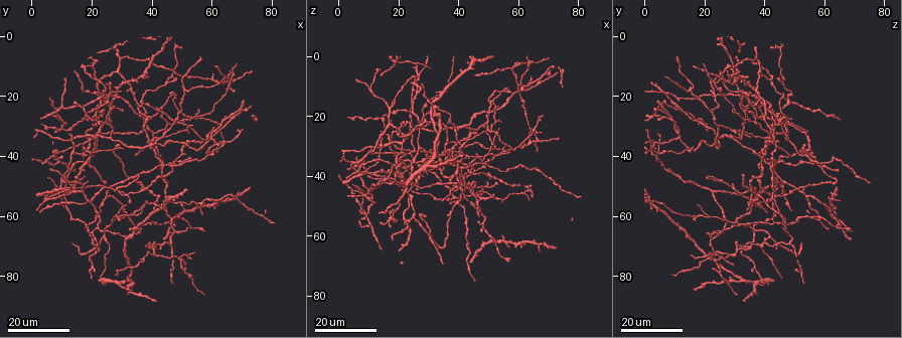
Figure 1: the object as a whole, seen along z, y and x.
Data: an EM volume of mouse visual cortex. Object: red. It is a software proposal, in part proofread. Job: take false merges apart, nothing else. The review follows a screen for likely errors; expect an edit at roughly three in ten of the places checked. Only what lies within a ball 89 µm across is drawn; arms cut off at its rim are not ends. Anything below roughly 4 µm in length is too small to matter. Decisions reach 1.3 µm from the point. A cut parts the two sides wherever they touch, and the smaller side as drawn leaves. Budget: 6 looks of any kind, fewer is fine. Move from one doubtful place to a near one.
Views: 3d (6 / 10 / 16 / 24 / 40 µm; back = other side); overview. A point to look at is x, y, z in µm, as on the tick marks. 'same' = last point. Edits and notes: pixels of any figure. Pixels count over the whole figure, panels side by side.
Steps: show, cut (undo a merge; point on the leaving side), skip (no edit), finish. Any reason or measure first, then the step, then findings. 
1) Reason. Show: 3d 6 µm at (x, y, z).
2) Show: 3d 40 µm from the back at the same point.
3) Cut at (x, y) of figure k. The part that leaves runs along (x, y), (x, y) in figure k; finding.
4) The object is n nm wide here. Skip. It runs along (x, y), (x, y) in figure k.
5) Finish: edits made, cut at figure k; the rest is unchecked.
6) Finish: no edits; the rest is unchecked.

Four-way junction. Show: 3d 16 µm at (67, 28, 9).

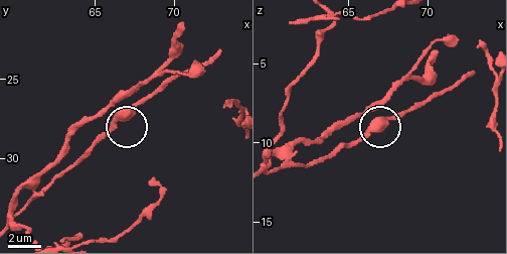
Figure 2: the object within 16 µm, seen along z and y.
Show: 3d 6 µm at (66.9, 26.9, 8.4).

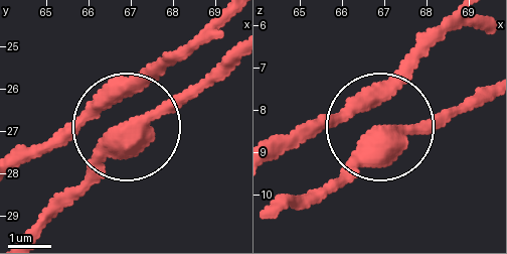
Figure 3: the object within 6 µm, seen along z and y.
4 arms meet here. Skip. One neuron here.

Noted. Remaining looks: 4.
Two arms in line, one across. Show: 3d 16 µm at (65, 15, 28).

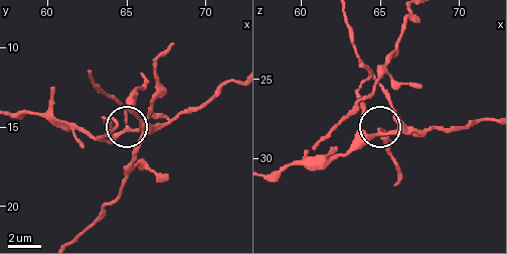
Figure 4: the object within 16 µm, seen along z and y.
Closer look. Show: 3d 10 µm at (65.3, 15.2, 28.5).

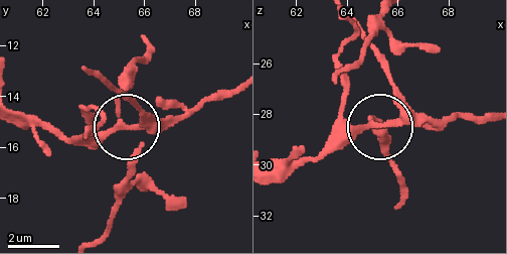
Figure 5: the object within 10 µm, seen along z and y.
3 arms meet here. Skip. Continuous, no second neuron.

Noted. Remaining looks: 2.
Thin arm on a thick one. Show: 3d 24 µm at (10, 47, 12).

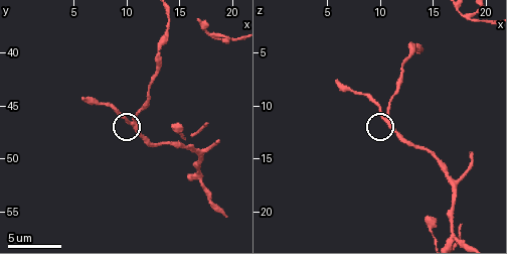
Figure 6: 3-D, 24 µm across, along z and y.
Show: 3d 6 µm at (10.6, 46.4, 10.8).

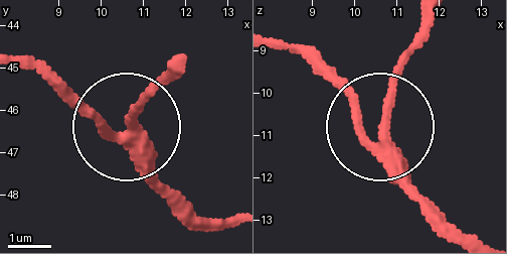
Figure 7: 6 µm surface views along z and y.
3 arms meet here. Skip. It runs along (462, 235), (389, 141), (293, 46) in figure 7; continuous, no second neuron.

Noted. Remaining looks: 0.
Finish: no edits; the rest is unchecked.

